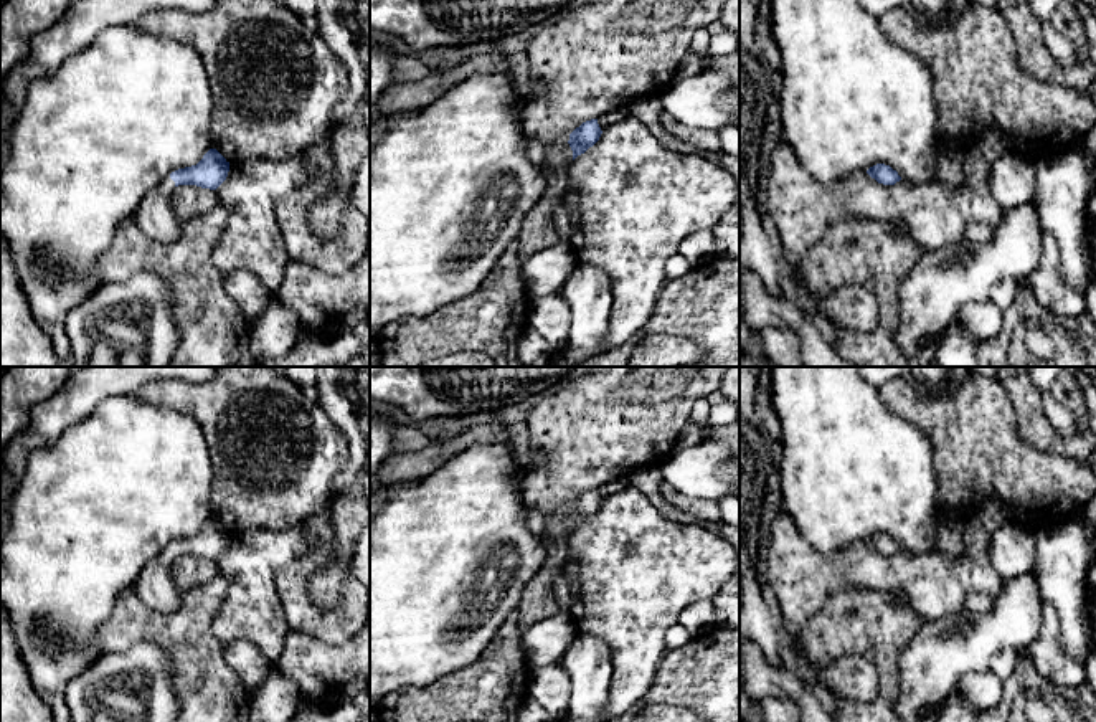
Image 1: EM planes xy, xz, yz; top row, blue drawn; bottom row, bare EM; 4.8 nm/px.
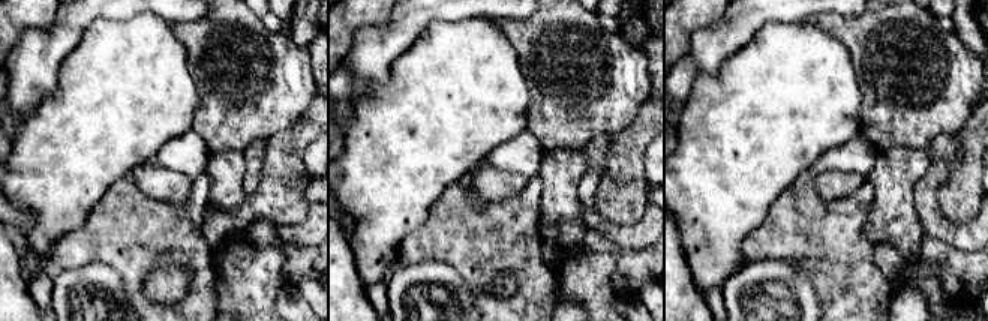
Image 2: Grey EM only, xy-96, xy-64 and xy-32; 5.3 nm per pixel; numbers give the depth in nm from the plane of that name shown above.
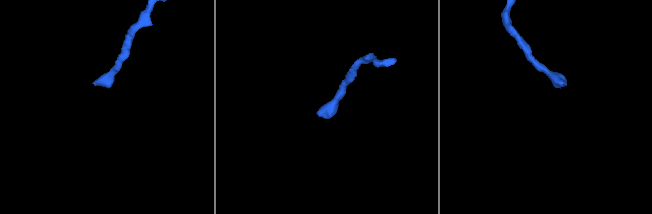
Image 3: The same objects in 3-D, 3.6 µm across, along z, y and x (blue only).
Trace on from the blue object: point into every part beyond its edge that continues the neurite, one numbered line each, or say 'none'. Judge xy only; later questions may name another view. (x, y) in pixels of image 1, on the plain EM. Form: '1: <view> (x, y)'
1: xy (155, 587)

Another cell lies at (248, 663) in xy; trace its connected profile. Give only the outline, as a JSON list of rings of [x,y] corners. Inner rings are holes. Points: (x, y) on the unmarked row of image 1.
[[[244,639],[226,644],[224,663],[249,692],[266,679],[271,667],[264,654],[253,643]]]

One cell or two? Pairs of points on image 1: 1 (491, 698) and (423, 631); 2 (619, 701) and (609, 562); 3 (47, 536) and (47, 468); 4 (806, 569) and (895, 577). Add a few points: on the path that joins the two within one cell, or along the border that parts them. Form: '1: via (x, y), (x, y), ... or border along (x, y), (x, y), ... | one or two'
1: border along (489, 641), (474, 661), (436, 678), (426, 686) | two
2: via (626, 666), (626, 597) | one
3: via (47, 519), (43, 488), (47, 484) | one
4: via (827, 570), (873, 570) | one

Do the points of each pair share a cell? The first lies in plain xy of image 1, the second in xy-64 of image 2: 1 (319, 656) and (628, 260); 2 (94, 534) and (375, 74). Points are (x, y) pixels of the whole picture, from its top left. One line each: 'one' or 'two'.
1: one
2: two

